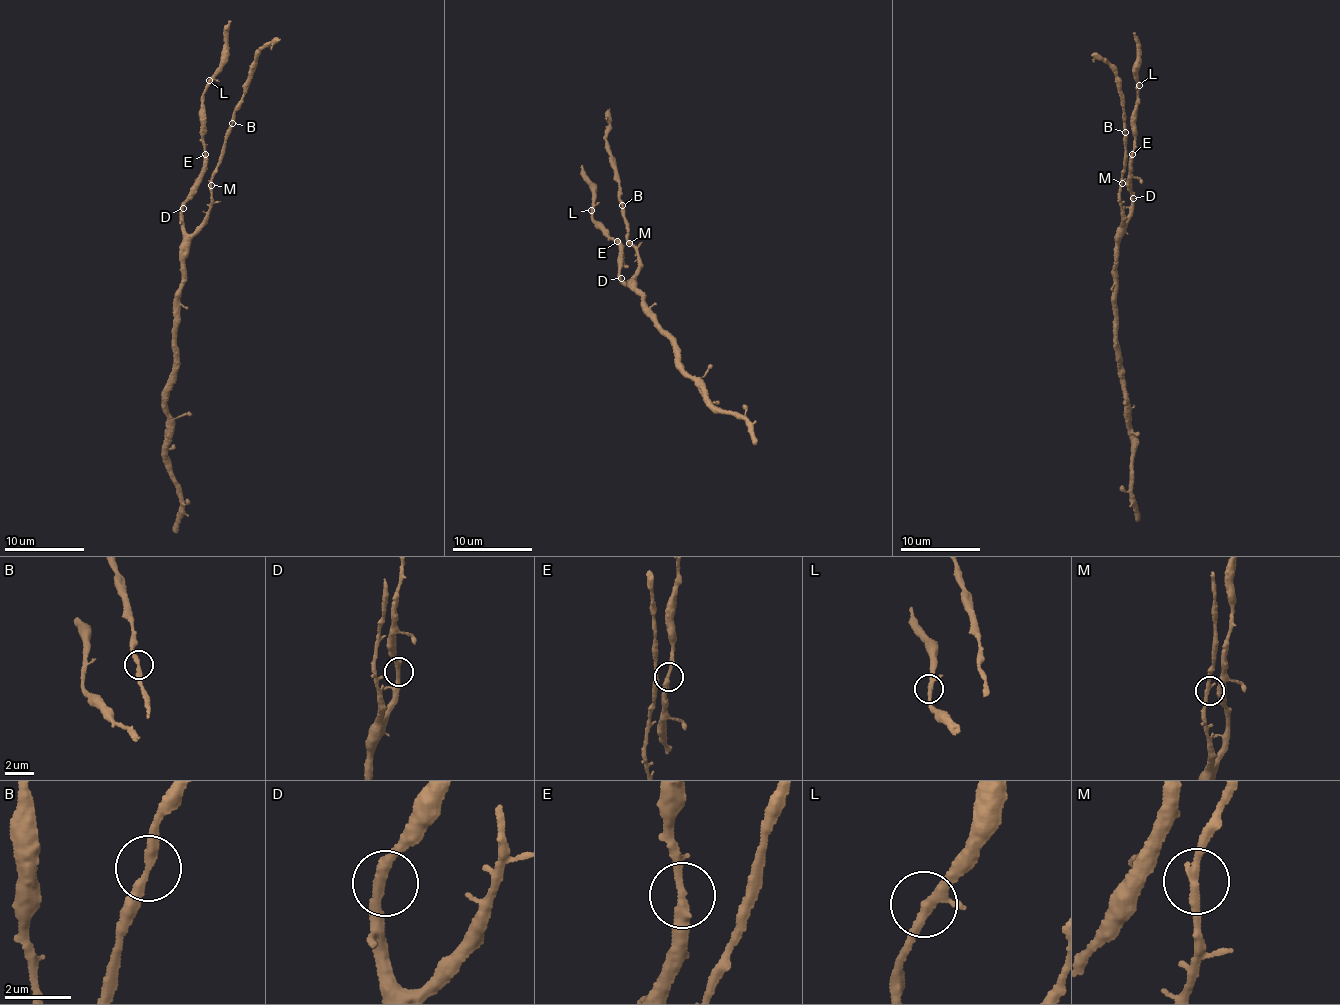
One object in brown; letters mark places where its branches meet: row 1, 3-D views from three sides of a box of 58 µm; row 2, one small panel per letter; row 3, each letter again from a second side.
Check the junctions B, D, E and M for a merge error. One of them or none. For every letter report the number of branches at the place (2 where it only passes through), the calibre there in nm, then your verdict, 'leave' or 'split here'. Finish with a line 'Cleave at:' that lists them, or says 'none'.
B: 2 | 240 nm | leave
D: 2 | 280 nm | leave
E: 2 | 280 nm | leave
M: 2 | 260 nm | leave
Cleave at: none

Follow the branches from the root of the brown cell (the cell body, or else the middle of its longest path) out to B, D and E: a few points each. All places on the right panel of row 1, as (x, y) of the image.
B: (1117, 252), (1117, 229), (1123, 219), (1120, 179), (1124, 169), (1124, 132)
D: (1117, 252), (1117, 227), (1129, 213), (1133, 198)
E: (1117, 252), (1117, 227), (1122, 225), (1132, 204), (1128, 176), (1133, 153)

